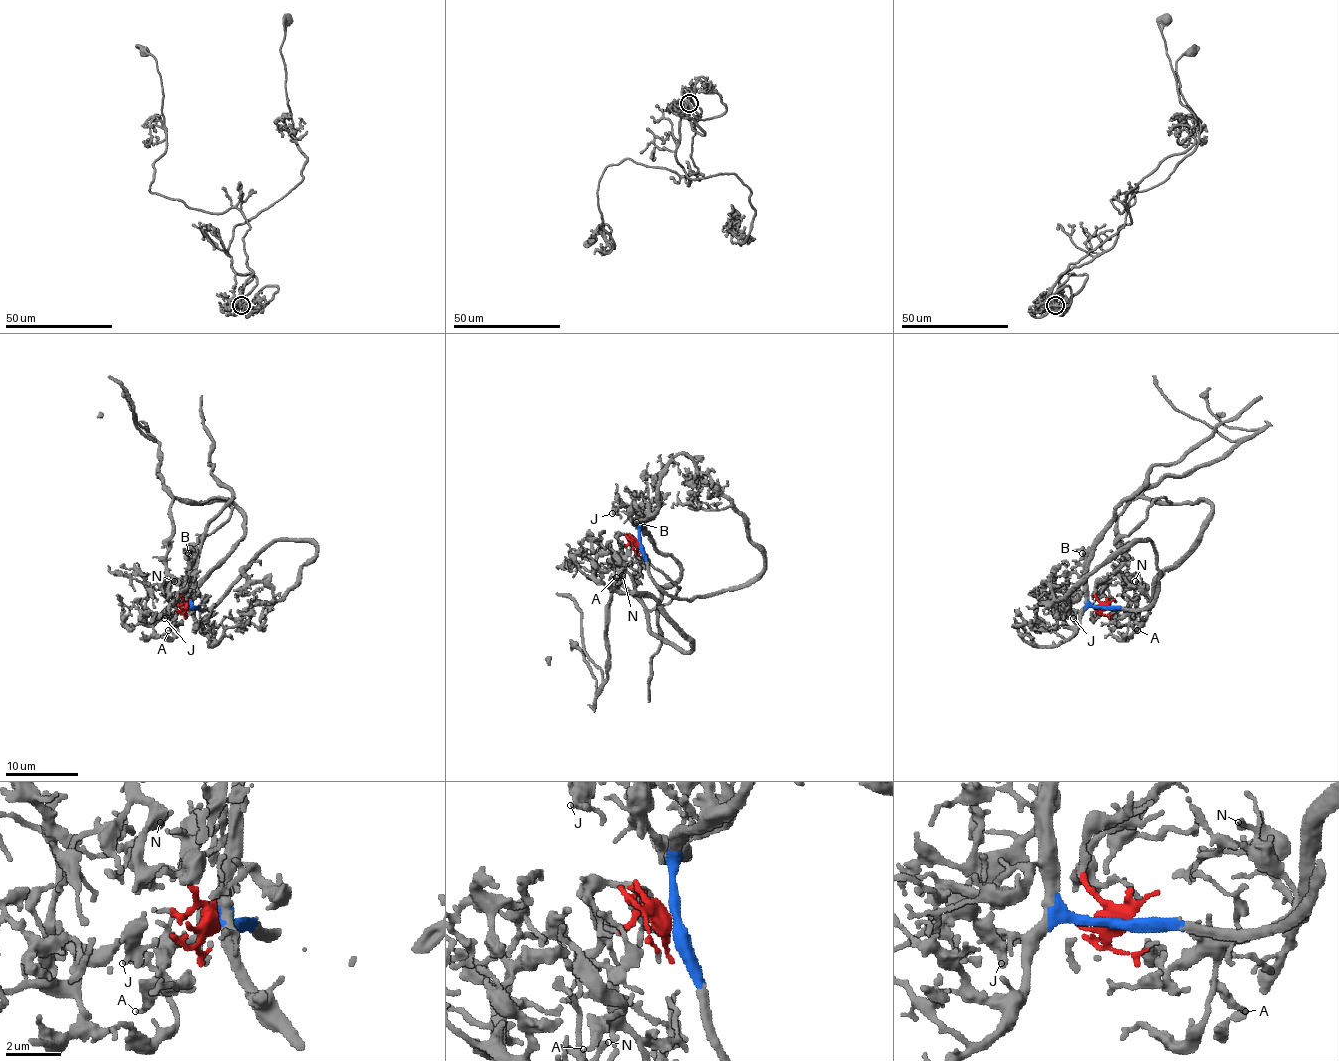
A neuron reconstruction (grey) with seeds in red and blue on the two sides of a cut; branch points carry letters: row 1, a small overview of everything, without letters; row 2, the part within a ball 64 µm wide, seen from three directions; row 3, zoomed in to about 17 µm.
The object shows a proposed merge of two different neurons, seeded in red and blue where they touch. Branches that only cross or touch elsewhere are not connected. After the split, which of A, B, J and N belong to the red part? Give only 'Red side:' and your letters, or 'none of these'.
Red side: A, N

